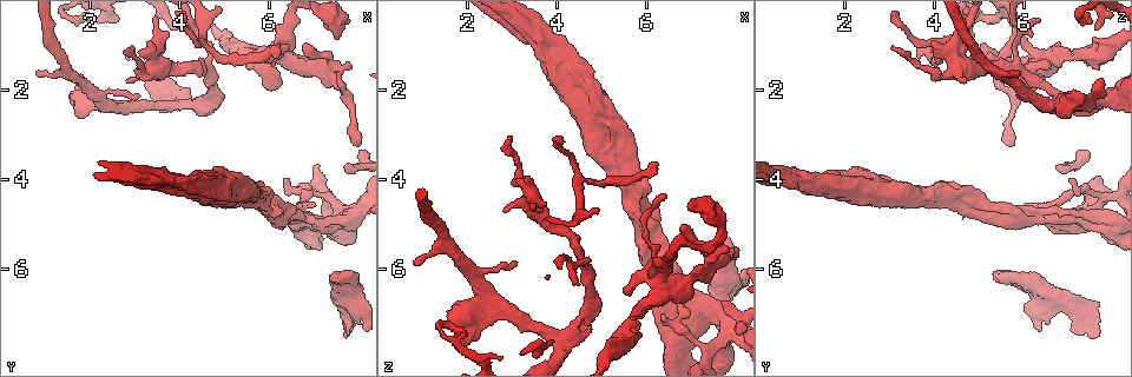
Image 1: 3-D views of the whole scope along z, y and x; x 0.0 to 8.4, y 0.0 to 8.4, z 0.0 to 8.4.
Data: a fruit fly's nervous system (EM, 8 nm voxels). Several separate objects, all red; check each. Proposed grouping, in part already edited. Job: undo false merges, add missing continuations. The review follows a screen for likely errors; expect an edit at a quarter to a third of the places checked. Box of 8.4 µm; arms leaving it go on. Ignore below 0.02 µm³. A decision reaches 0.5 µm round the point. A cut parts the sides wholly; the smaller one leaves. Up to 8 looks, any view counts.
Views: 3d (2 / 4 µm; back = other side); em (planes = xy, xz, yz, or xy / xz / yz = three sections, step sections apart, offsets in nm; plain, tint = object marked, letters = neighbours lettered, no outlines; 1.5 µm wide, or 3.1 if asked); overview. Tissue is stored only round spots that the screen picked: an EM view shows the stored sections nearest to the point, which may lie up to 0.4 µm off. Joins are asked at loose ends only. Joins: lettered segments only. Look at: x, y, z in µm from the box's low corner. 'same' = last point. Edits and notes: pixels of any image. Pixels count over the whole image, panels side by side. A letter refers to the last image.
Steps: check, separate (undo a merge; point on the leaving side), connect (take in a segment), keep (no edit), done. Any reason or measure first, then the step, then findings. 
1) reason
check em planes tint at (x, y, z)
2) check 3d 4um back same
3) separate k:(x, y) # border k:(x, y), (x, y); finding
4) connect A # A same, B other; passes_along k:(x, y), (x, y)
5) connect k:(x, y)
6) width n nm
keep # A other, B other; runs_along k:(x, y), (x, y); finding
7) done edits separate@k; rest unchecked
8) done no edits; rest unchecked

free end
check 3d 4um at (3.15, 1.10, 4.05)

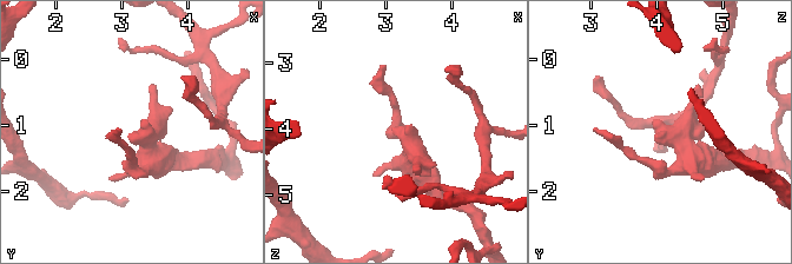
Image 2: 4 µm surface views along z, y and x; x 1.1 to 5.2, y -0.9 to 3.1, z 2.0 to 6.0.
now the EM
check em xy step 8 letters at (3.10, 1.15, 4.00)

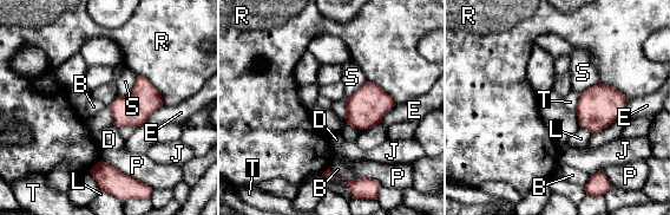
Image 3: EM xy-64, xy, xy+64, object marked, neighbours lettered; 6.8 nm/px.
keep # B other, D other, E other, J other, L other, P other, R other, S other, T other; no lettered segment goes on from it

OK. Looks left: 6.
free end
check em xy step 4 letters at (6.15, 1.30, 3.65)

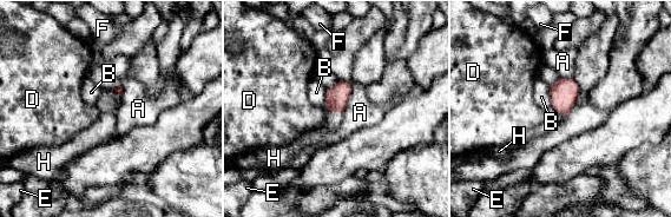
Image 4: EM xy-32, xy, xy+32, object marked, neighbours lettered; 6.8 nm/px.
another direction
check em yz step 4 letters same

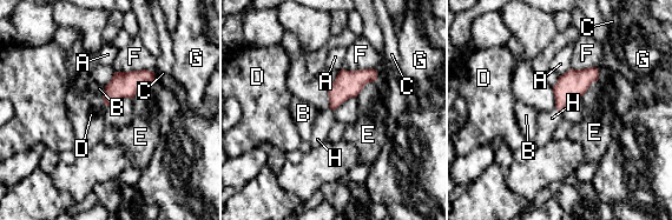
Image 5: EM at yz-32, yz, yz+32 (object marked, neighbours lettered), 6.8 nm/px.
longest_contact F 260 nm
connect H # A other, B other, C other, D other, E other, F other, G other, H same; passes_along 5:(573, 84), (558, 110), (547, 121); it goes on there

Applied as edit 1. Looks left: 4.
free end
check 3d 4um at (7.65, 7.50, 7.60)

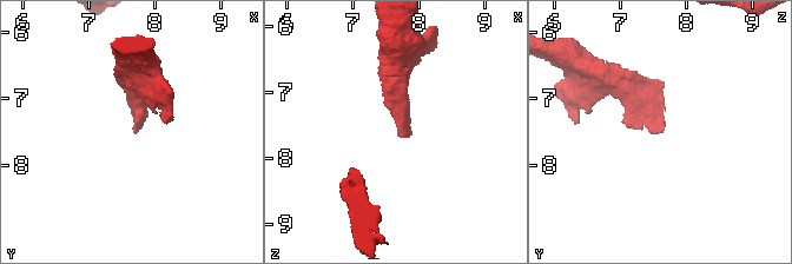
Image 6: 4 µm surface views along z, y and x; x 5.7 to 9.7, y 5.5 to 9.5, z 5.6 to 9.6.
check em xy step 4 tint at (7.65, 7.50, 7.65)

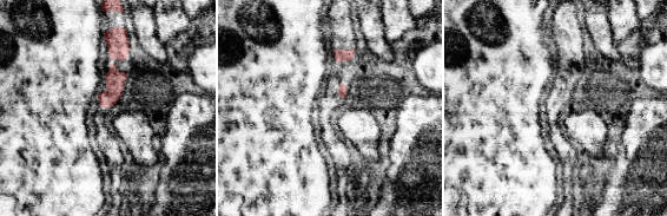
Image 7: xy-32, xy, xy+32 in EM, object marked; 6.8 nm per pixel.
another direction
check em planes letters same

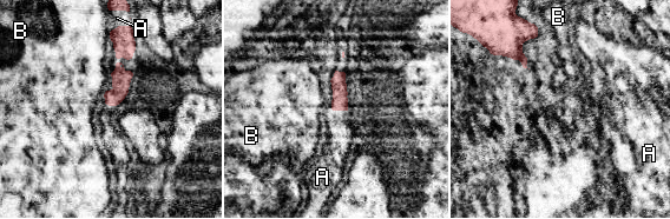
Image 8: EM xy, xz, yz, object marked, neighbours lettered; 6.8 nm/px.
connect A # A same, B other; the cell continues

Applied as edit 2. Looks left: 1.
done edits connect@5, connect@8; rest unchecked

